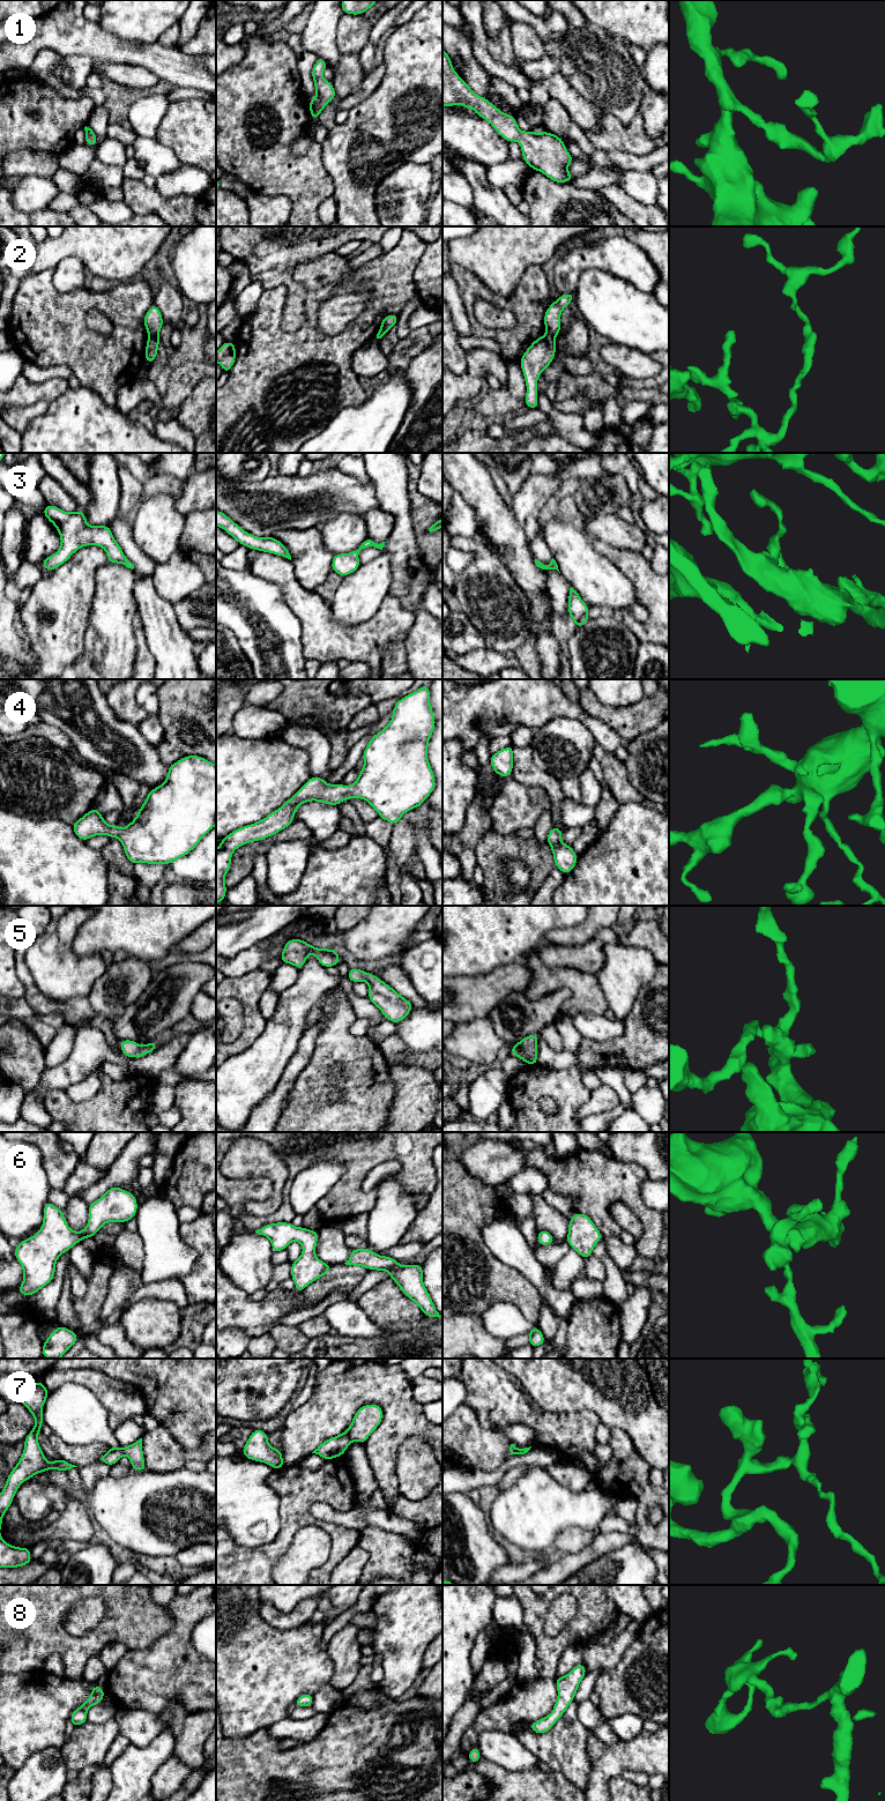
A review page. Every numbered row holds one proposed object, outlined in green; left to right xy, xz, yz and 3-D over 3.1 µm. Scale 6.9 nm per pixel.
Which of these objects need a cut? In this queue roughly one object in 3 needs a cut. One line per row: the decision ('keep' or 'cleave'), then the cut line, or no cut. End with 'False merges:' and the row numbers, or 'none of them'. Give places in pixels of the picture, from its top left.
1: keep; no cut
2: cleave; cut in xy along (157, 333), (149, 335)
3: keep; no cut
4: keep; no cut
5: keep; no cut
6: keep; no cut
7: cleave; cut in xz along (346, 1431), (352, 1439)
8: keep; no cut
False merges: 2, 7

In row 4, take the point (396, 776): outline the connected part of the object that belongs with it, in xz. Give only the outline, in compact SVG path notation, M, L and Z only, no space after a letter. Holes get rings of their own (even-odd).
M429 684L401 698L392 712L391 722L367 743L363 769L352 784L328 784L322 777L311 776L281 808L222 839L216 848L216 905L225 900L224 879L233 851L287 828L293 823L296 810L306 802L339 806L343 801L362 798L380 818L395 825L406 812L426 801L436 784L427 759L429 741L436 727Z

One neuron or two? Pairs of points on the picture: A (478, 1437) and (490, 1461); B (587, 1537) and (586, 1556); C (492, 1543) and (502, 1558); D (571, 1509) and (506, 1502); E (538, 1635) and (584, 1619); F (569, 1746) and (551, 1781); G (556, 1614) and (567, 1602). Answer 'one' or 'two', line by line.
A: one
B: two
C: one
D: one
E: one
F: two
G: one

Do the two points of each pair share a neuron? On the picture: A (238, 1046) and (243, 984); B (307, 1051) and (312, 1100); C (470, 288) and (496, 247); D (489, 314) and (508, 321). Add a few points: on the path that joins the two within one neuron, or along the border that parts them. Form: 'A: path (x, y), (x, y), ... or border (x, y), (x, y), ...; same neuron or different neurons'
A: path (251, 1031), (250, 999); same neuron
B: border (317, 1037), (310, 1063), (298, 1076), (294, 1086); different neurons
C: border (454, 262), (471, 272), (491, 292), (498, 294); different neurons
D: path (493, 317), (504, 319); same neuron

